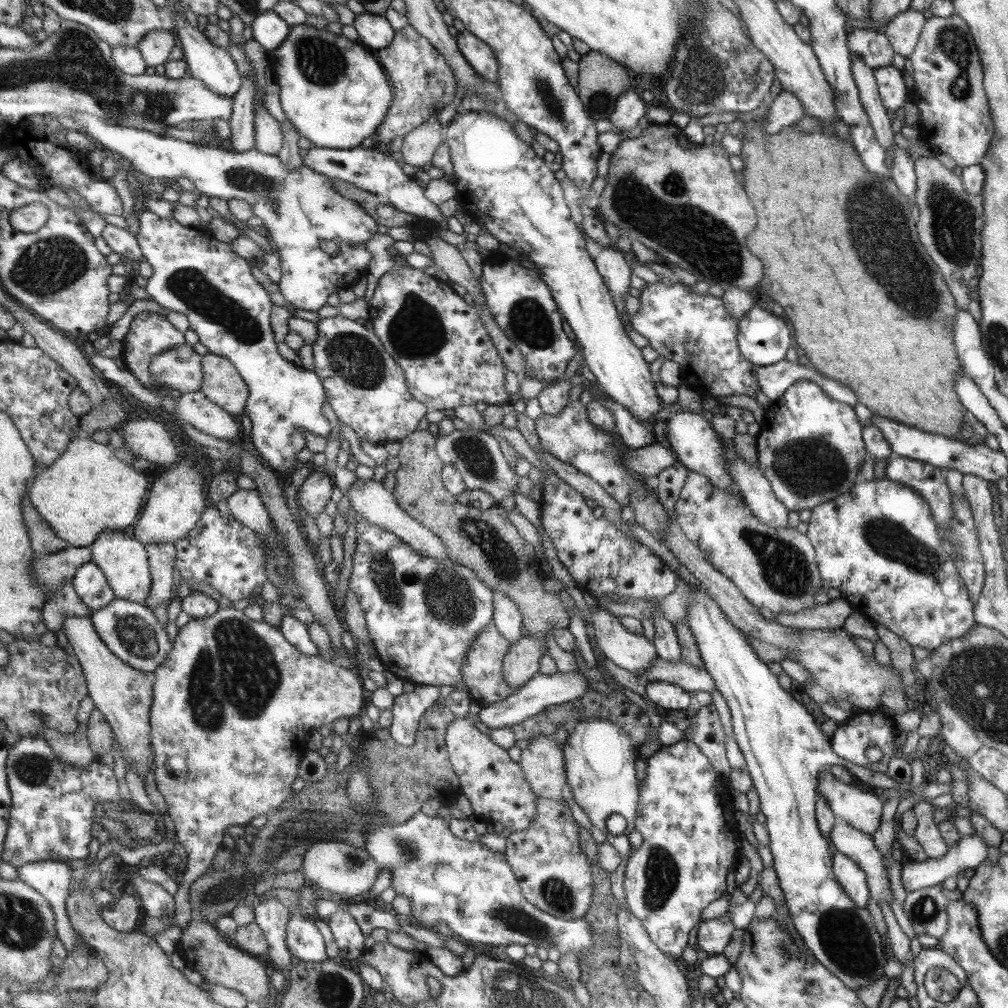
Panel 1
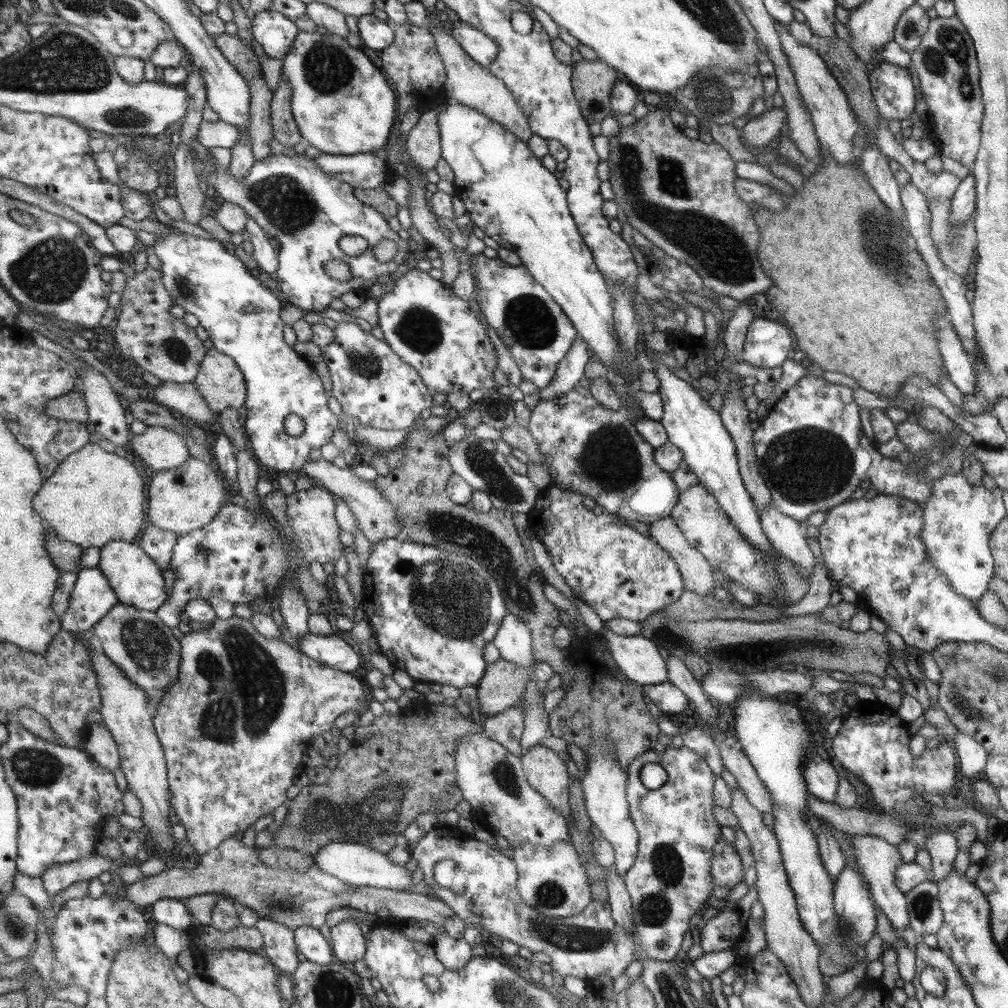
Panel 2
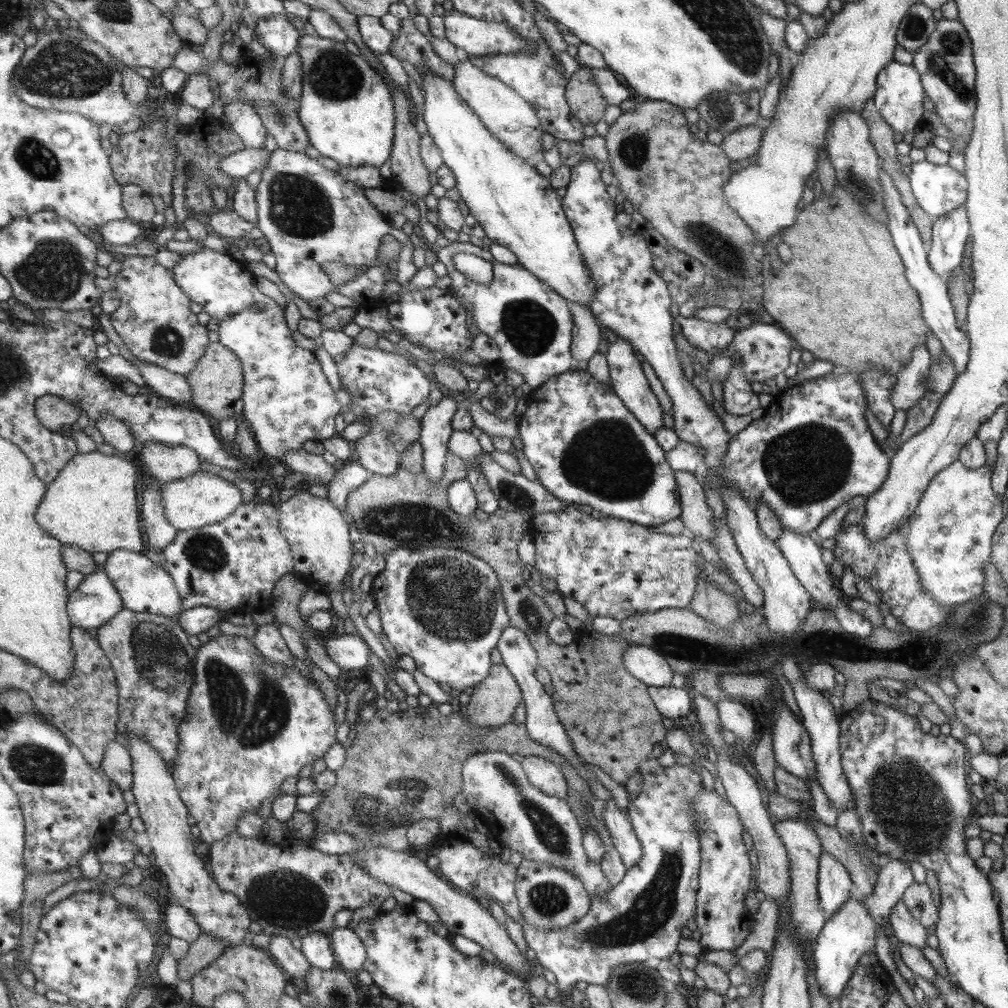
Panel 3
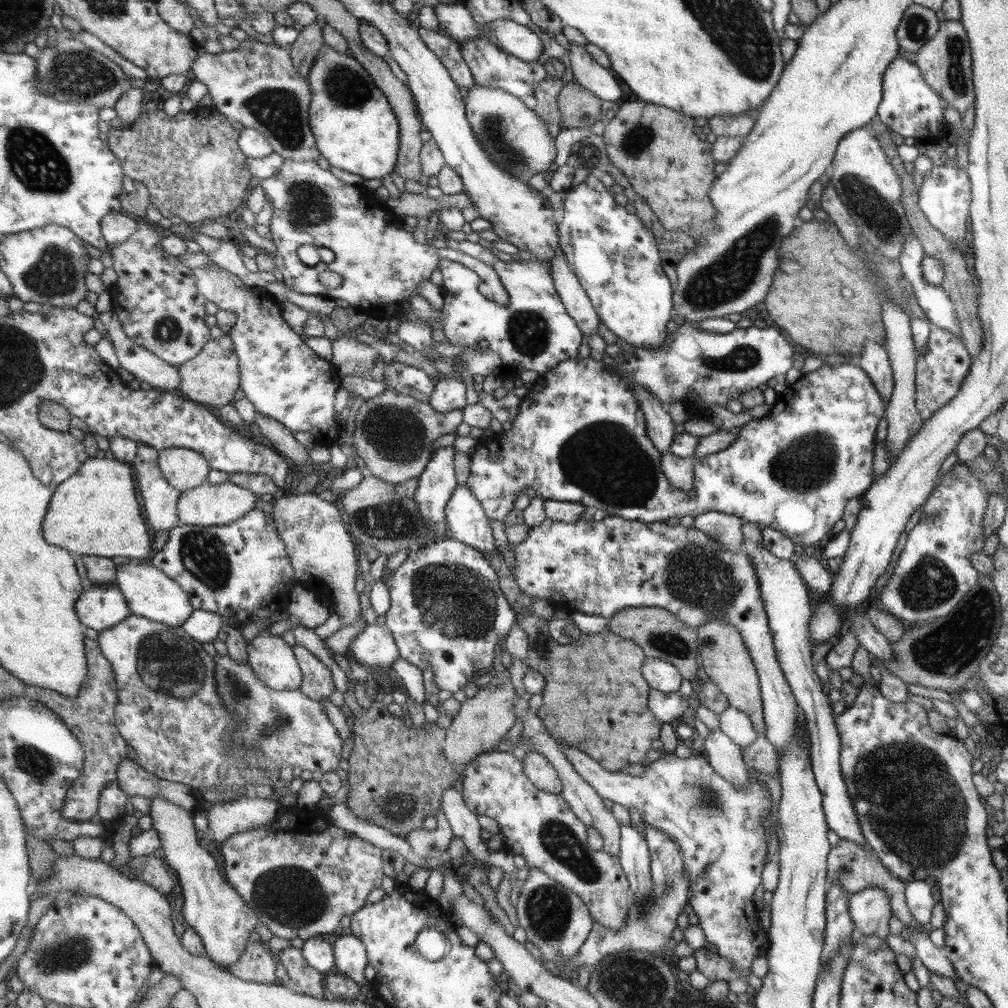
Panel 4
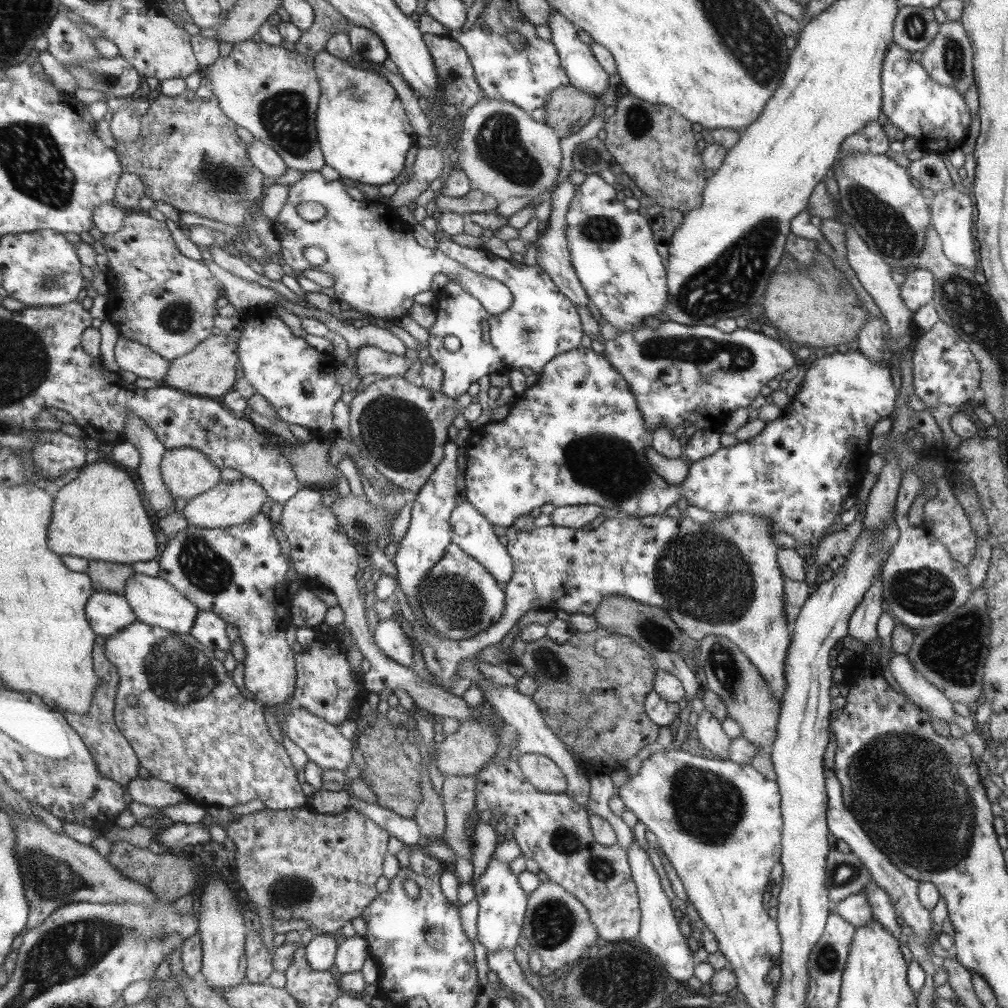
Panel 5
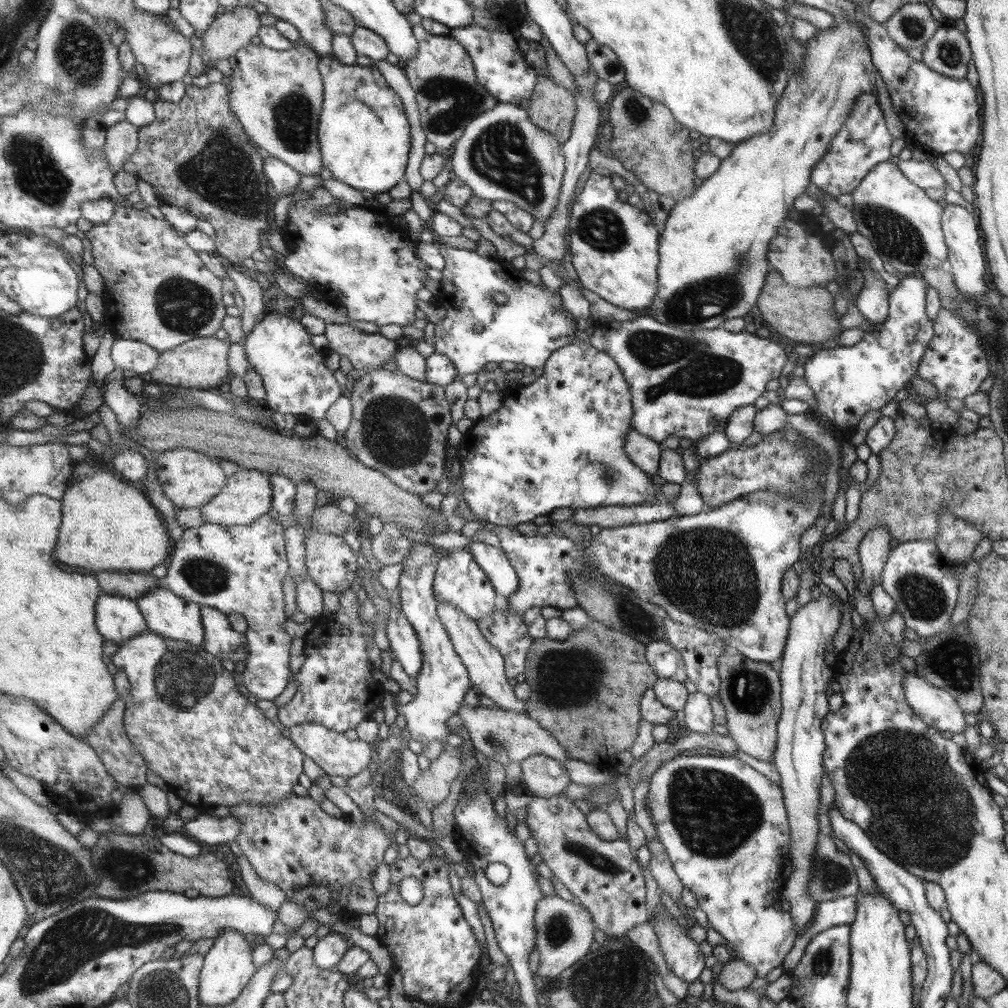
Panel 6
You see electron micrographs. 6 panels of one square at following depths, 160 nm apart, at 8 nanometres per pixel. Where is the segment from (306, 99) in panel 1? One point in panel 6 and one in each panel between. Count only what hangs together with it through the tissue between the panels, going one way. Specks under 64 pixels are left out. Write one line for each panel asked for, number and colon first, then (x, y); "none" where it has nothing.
2: (341, 104)
3: (347, 112)
4: (355, 129)
5: (363, 132)
6: (364, 136)

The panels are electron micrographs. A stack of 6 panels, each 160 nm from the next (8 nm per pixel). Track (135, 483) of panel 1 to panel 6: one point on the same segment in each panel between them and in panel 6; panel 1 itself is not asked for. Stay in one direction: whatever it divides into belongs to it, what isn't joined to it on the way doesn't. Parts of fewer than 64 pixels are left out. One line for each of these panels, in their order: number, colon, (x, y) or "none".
2: (95, 497)
3: (94, 504)
4: (96, 512)
5: (100, 515)
6: (107, 525)

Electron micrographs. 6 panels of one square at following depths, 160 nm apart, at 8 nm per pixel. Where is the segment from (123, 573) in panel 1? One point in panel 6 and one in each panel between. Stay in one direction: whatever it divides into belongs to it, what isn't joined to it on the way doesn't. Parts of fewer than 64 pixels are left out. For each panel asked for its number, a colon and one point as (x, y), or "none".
2: (137, 579)
3: (146, 587)
4: (150, 592)
5: (156, 601)
6: (170, 615)

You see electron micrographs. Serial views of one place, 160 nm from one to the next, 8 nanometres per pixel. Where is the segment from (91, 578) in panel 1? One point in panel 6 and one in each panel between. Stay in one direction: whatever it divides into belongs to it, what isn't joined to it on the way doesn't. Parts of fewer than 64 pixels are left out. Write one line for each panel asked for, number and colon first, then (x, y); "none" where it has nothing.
2: (94, 597)
3: (96, 602)
4: (102, 606)
5: (108, 613)
6: (118, 618)

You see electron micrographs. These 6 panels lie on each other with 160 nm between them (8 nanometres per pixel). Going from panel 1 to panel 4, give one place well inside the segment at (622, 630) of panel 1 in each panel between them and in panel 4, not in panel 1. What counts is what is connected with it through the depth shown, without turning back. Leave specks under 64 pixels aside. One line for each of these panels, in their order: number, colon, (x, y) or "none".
2: (637, 658)
3: (647, 665)
4: (661, 676)

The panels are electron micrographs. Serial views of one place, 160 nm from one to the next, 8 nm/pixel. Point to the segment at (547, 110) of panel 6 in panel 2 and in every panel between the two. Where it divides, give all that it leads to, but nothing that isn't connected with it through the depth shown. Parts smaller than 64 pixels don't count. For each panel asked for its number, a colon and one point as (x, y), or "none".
2: (592, 81)
3: (584, 97)
4: (578, 107)
5: (568, 108)

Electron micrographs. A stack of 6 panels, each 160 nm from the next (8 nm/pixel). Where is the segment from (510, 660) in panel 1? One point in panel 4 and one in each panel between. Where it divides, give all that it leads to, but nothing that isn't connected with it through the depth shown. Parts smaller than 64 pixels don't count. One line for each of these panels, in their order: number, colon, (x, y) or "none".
2: (502, 684)
3: (492, 702)
4: (483, 719)

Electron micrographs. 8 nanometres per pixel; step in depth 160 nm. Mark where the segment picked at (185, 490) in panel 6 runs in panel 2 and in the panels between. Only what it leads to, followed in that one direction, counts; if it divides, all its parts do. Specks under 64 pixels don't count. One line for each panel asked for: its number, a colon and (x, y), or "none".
2: (160, 449)
3: (166, 463)
4: (183, 468)
5: (188, 473)

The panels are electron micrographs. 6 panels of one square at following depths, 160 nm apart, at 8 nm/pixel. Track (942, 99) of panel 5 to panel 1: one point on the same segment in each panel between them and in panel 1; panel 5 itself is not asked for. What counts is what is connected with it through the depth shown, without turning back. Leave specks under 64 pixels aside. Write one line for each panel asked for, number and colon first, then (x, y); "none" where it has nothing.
1: (892, 93)
2: (891, 87)
3: (898, 97)
4: (908, 107)

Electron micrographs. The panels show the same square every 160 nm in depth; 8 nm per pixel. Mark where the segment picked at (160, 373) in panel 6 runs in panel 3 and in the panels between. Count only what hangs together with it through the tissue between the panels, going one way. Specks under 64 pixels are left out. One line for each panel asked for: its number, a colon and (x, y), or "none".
3: (218, 382)
4: (212, 379)
5: (211, 369)

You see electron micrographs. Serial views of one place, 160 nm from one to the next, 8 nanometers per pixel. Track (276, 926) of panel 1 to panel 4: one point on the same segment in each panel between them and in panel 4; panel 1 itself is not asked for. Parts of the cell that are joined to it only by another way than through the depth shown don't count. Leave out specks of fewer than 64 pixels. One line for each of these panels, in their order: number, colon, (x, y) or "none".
2: (279, 947)
3: (293, 964)
4: (305, 980)

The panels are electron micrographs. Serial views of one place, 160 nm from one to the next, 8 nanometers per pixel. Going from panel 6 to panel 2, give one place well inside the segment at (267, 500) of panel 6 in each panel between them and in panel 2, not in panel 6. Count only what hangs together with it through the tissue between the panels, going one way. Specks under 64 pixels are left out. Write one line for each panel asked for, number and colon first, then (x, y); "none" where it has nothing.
2: (187, 498)
3: (201, 500)
4: (207, 505)
5: (229, 504)

